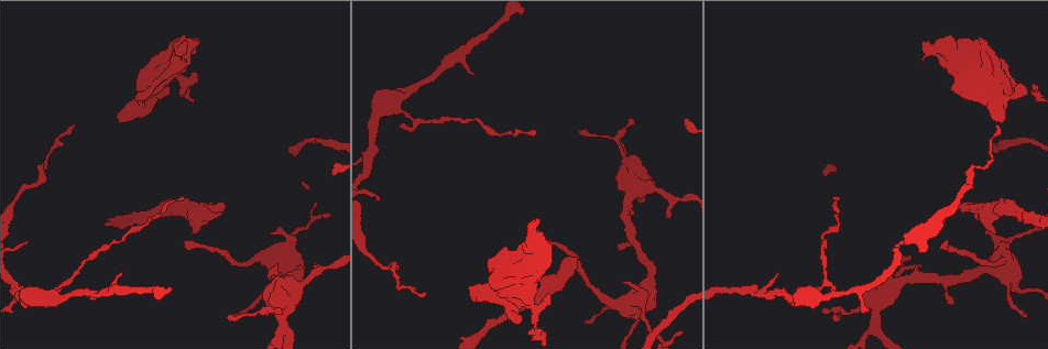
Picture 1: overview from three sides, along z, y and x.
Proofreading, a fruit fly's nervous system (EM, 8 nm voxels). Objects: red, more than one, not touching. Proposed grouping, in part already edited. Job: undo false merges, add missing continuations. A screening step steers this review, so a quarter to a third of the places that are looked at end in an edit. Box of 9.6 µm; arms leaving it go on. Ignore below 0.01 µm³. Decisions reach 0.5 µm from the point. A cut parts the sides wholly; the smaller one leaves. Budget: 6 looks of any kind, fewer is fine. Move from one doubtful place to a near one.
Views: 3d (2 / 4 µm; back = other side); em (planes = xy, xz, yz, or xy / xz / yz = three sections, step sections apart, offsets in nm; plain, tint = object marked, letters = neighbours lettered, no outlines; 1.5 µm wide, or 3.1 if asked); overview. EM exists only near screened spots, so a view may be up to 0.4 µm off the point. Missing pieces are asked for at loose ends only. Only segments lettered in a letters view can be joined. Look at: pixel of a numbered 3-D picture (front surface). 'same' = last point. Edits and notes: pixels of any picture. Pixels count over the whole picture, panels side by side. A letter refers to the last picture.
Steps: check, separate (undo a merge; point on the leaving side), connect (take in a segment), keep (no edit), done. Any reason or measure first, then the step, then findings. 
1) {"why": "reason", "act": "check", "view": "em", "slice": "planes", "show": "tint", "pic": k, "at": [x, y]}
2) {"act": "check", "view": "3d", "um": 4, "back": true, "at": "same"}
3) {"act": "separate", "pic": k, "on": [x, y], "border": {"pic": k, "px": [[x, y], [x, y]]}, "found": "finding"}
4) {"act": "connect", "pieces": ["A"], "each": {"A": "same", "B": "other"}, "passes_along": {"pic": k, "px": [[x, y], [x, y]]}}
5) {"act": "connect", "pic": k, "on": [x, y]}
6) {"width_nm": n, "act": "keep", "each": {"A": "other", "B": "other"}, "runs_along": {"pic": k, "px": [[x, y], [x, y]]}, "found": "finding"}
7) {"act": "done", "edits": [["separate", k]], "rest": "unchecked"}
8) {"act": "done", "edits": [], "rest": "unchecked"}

{"why": "tapers out", "act": "check", "view": "em", "slice": "xz", "step": 8, "show": "letters", "pic": 1, "at": [777, 275]}

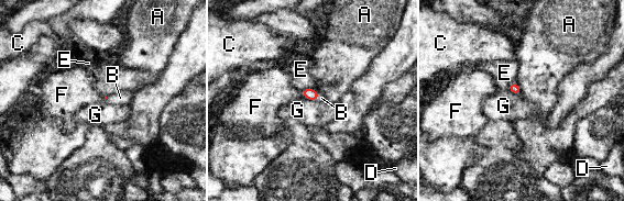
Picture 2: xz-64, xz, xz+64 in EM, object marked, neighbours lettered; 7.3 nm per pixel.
{"act": "check", "view": "em", "slice": "planes", "show": "letters", "at": "same"}

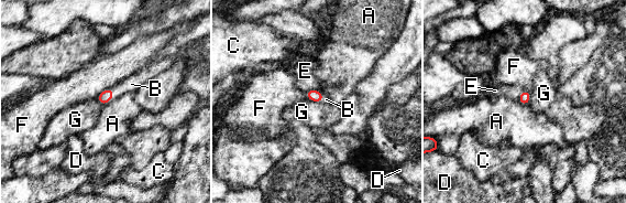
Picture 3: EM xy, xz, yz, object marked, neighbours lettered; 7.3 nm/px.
{"act": "connect", "pieces": ["B"], "each": {"A": "other", "B": "same", "C": "other", "D": "other", "E": "other", "F": "other", "G": "other"}, "passes_along": {"pic": 3, "px": [[107, 95], [113, 94], [131, 84]]}, "found": "the neuron continues"}

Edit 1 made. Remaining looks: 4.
{"why": "thick turns thin", "act": "check", "view": "3d", "um": 4, "pic": 1, "at": [375, 122]}

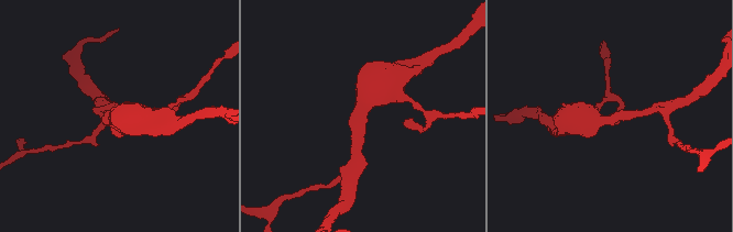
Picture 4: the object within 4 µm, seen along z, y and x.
{"act": "check", "view": "em", "slice": "xz", "step": 8, "show": "tint", "pic": 4, "at": [359, 115]}

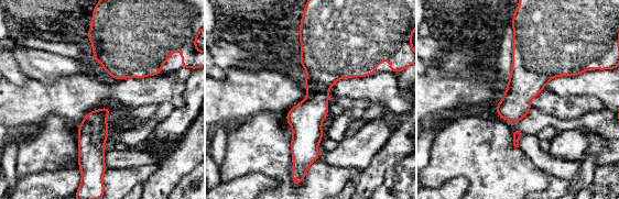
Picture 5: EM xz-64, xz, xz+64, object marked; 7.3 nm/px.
{"why": "another direction", "act": "check", "view": "em", "slice": "planes", "show": "letters", "at": "same"}

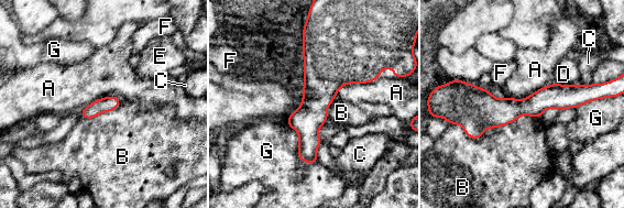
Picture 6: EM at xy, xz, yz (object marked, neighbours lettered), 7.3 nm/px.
{"act": "keep", "each": {"A": "other", "B": "other", "C": "other", "D": "other", "E": "other", "F": "other", "G": "other"}, "found": "continuous, no second neuron"}

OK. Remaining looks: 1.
{"why": "free end", "act": "check", "view": "em", "slice": "planes", "show": "letters", "pic": 1, "at": [961, 206]}

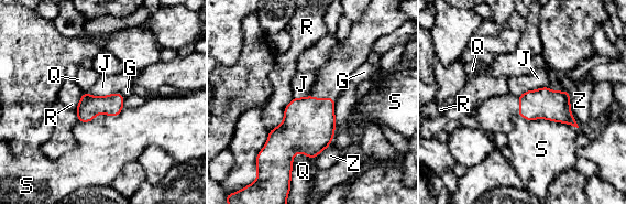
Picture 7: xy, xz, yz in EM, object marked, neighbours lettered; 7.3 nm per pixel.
{"act": "keep", "each": {"G": "other", "J": "other", "Q": "other", "R": "other", "S": "other", "Z": "other"}, "border": {"pic": 7, "px": [[87, 92], [94, 96], [119, 93]]}, "found": "no lettered segment goes on from it"}

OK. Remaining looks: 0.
{"act": "done", "edits": [["connect", 3]], "rest": "unchecked"}

